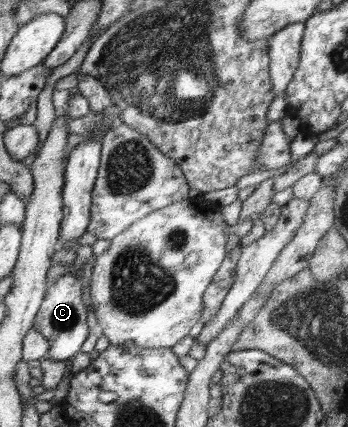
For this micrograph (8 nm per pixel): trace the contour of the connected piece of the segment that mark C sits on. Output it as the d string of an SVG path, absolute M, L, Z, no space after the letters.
M65 274L55 282L49 283L44 301L36 314L34 330L40 333L49 344L48 359L66 361L78 353L89 336L90 329L86 319L86 305L82 302L82 280L71 274Z

